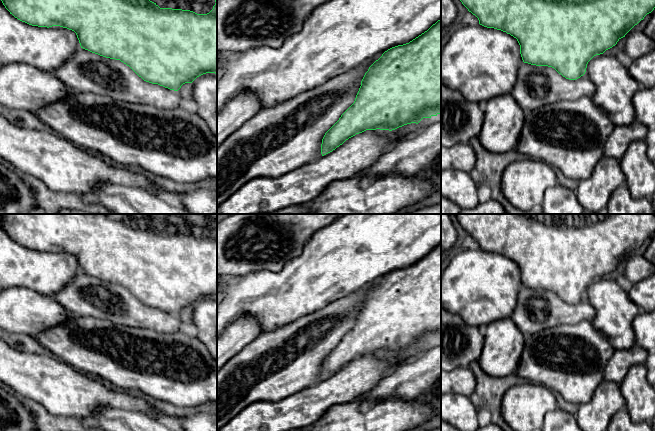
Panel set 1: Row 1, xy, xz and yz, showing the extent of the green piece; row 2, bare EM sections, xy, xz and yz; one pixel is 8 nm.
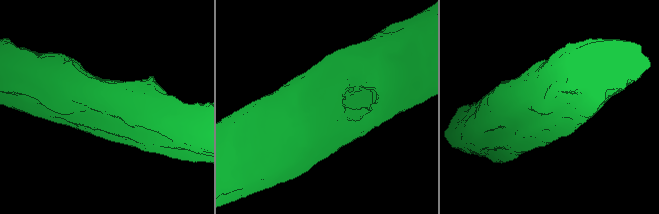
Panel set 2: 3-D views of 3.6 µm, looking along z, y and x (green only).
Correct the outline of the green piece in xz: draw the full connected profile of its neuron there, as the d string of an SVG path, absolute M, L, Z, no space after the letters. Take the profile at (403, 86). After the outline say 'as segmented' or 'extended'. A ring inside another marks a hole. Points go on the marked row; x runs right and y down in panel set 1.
M441 19L409 43L385 51L365 73L354 103L325 133L322 156L366 130L395 130L441 114Z; as segmented

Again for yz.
M460 0L462 4L475 15L479 24L487 27L501 30L517 39L520 45L520 54L524 63L536 66L548 66L554 68L559 74L569 80L576 80L586 72L588 62L596 55L603 54L606 50L612 48L617 42L644 17L651 13L655 8L655 0Z; as segmented

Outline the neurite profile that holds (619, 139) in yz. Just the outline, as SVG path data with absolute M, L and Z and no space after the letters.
M637 120L626 126L614 126L605 142L604 155L620 161L631 142L645 140L645 133L645 126Z

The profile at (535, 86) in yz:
M523 62L517 69L516 81L510 94L525 111L562 100L592 97L595 90L596 86L587 74L569 80L552 67Z

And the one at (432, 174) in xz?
M441 157L432 166L424 168L423 172L416 174L416 176L429 181L435 192L441 191Z

